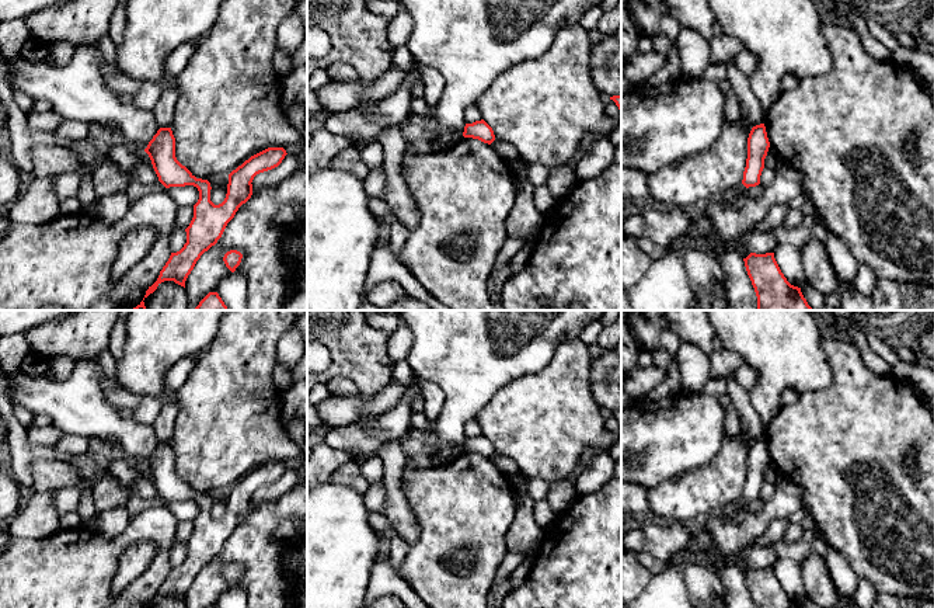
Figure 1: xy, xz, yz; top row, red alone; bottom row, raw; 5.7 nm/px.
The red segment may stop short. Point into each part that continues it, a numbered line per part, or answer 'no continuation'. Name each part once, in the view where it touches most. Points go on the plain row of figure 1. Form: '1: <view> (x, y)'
no continuation

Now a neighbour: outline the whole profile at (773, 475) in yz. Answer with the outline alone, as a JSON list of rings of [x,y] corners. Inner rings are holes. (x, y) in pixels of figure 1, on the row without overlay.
[[[770,461],[767,470],[764,473],[764,482],[770,482],[773,484],[778,484],[784,479],[783,473],[780,472],[778,466]]]

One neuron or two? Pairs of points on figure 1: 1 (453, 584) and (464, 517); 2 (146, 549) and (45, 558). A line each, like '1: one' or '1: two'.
1: one
2: two

